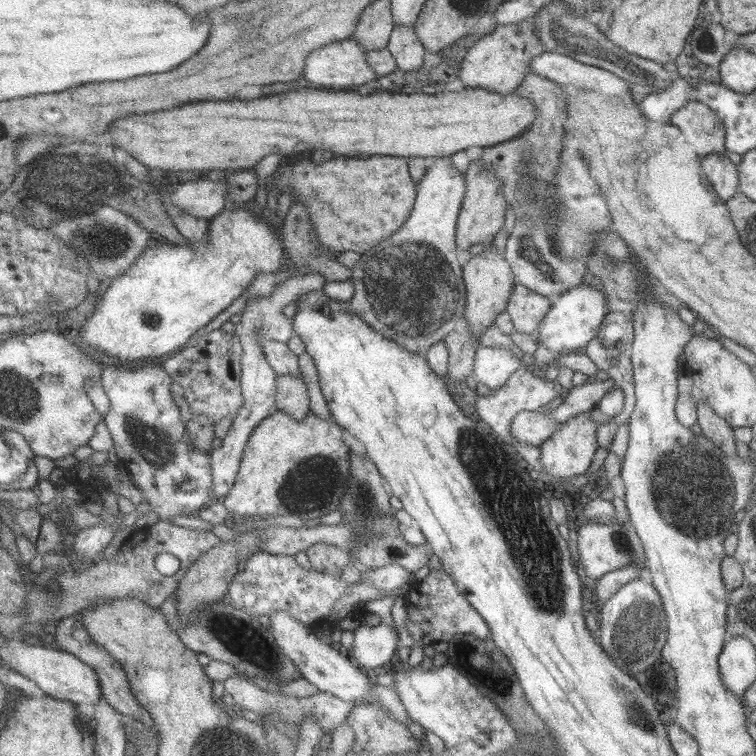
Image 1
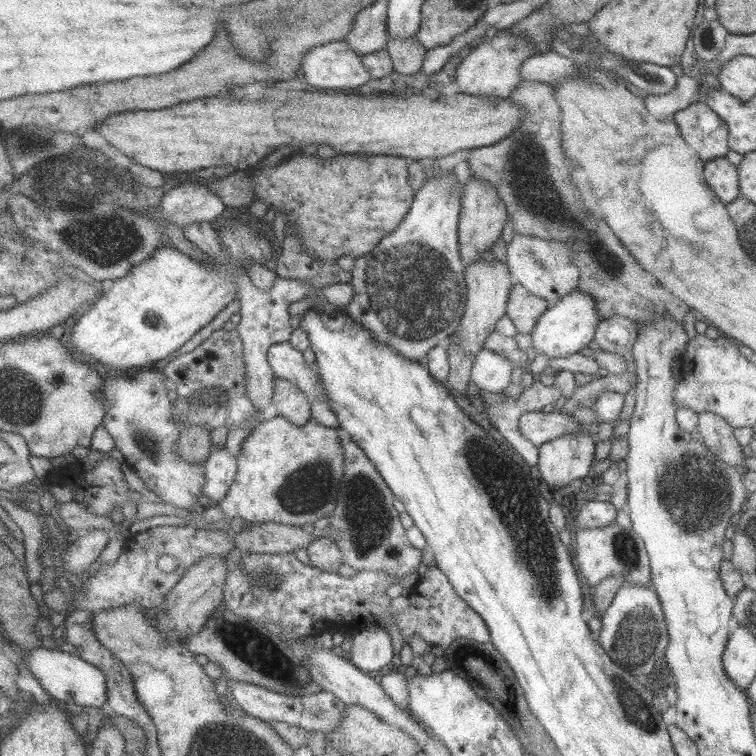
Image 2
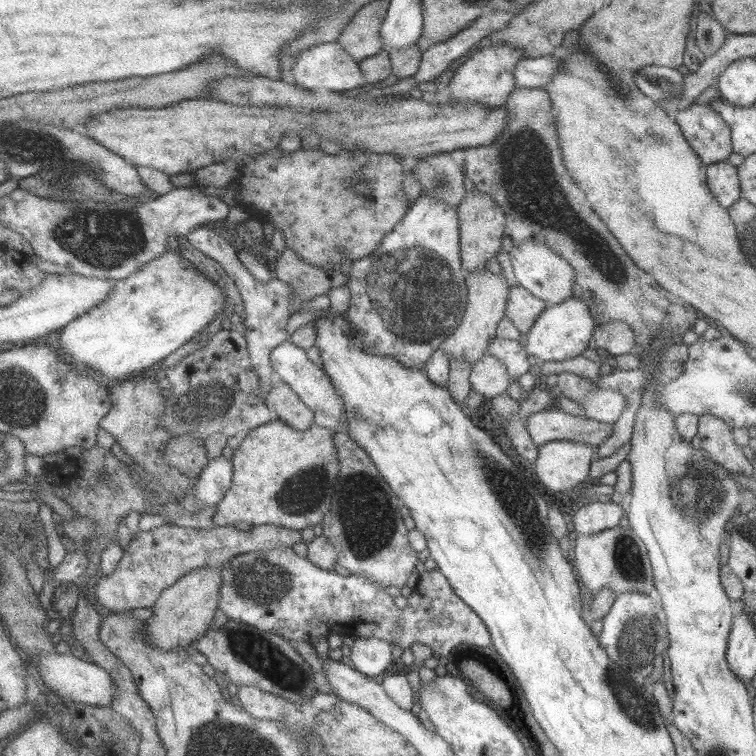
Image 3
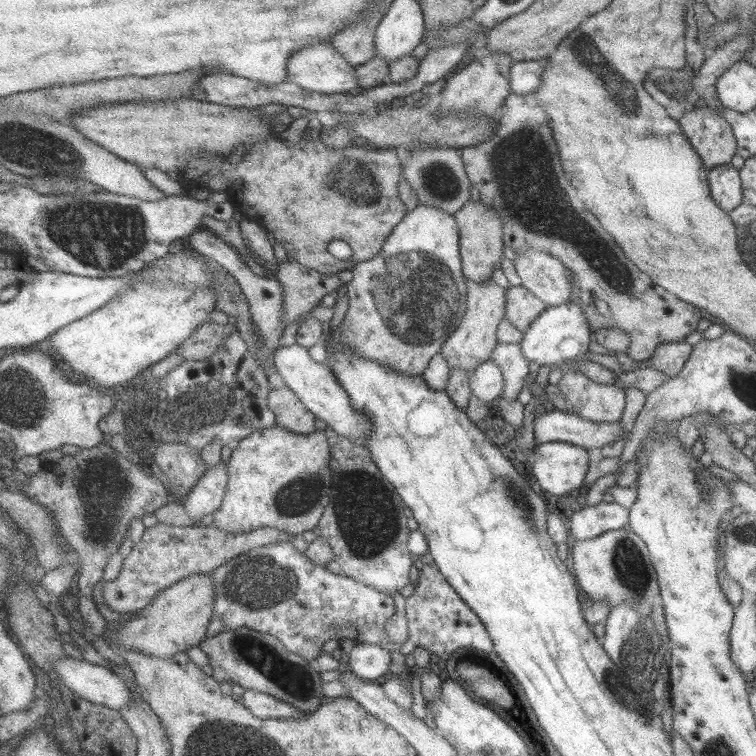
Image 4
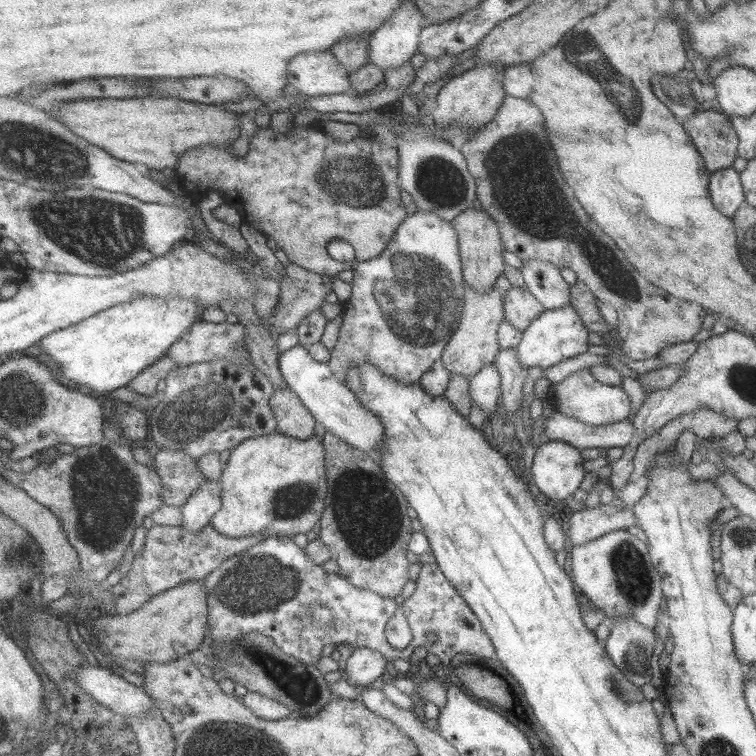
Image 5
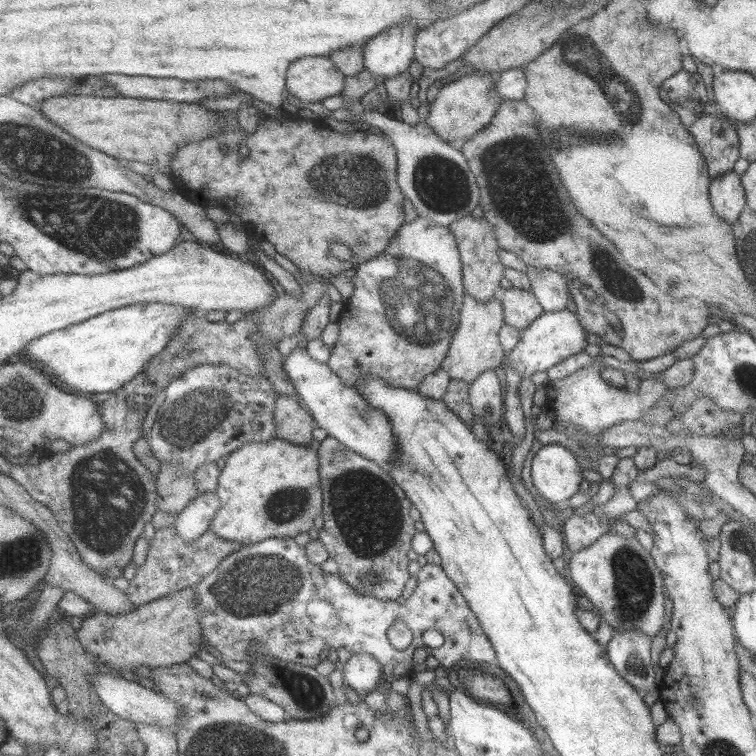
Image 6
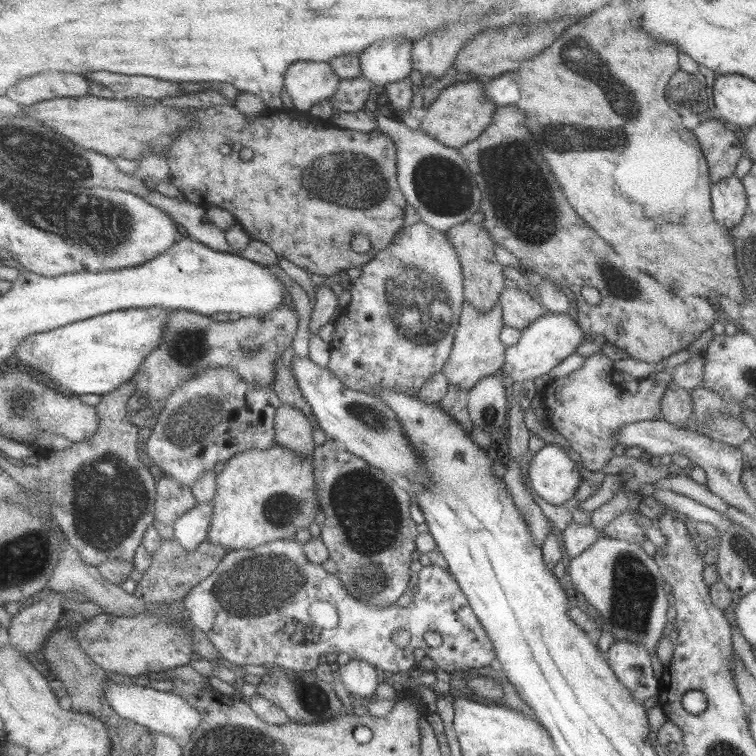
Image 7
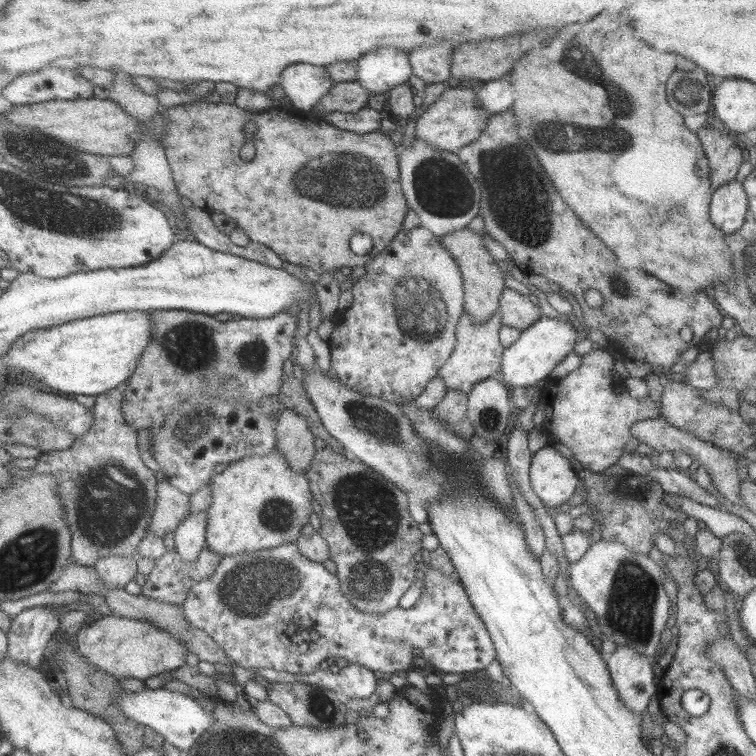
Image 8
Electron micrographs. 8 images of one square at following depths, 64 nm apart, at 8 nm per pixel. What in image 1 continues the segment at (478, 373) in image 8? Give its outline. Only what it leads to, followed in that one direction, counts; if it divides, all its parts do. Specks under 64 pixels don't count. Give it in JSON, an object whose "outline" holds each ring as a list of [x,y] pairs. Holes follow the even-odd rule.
{"outline":[[[489,241],[485,243],[485,250],[481,254],[475,255],[464,265],[464,280],[468,289],[465,320],[471,324],[471,332],[479,340],[481,332],[494,323],[495,318],[503,312],[503,309],[509,303],[515,278],[510,266],[503,258],[503,254],[495,250],[491,241]]]}

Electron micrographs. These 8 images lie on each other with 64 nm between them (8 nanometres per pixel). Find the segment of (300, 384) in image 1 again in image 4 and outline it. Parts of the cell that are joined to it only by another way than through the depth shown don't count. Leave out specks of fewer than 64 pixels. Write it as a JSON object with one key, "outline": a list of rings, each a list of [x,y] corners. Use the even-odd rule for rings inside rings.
{"outline":[[[287,385],[272,390],[269,396],[269,408],[275,412],[278,425],[296,433],[315,432],[316,414],[300,400],[299,396]]]}

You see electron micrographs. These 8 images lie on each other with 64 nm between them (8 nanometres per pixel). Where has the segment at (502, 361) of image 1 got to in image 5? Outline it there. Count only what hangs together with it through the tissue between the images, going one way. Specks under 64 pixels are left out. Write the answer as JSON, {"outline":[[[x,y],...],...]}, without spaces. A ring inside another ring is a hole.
{"outline":[[[494,364],[485,367],[470,379],[470,390],[475,405],[485,412],[485,422],[494,414],[497,398],[501,396],[500,376]]]}

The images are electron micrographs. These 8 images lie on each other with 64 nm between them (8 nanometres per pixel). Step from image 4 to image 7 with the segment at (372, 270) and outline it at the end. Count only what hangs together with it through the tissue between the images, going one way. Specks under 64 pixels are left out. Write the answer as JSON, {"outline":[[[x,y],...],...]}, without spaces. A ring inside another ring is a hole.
{"outline":[[[421,220],[399,231],[390,247],[362,268],[361,276],[353,282],[351,302],[338,320],[337,335],[330,346],[328,367],[348,388],[373,395],[395,390],[418,396],[426,380],[442,372],[450,359],[466,303],[464,272],[453,246],[448,231],[437,230]]]}

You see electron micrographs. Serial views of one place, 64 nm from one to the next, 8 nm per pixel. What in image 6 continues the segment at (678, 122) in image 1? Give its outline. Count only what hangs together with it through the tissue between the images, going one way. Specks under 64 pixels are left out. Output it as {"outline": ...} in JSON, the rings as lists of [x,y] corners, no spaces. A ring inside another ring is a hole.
{"outline":[[[700,114],[696,116],[695,121],[685,126],[689,134],[695,139],[697,148],[701,156],[705,159],[708,175],[712,179],[714,176],[719,176],[724,172],[731,171],[735,160],[739,157],[738,153],[738,136],[733,128],[733,122],[726,116],[717,114]]]}

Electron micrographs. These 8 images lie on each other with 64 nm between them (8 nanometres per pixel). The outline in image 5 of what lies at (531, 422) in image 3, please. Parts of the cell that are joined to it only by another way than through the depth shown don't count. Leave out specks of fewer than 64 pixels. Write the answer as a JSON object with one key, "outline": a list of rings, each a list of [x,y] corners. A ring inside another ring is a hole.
{"outline":[[[555,410],[545,420],[542,432],[551,441],[558,440],[576,449],[582,448],[623,448],[635,439],[634,425],[627,419],[616,423],[593,426],[579,422],[572,416],[562,415]]]}

